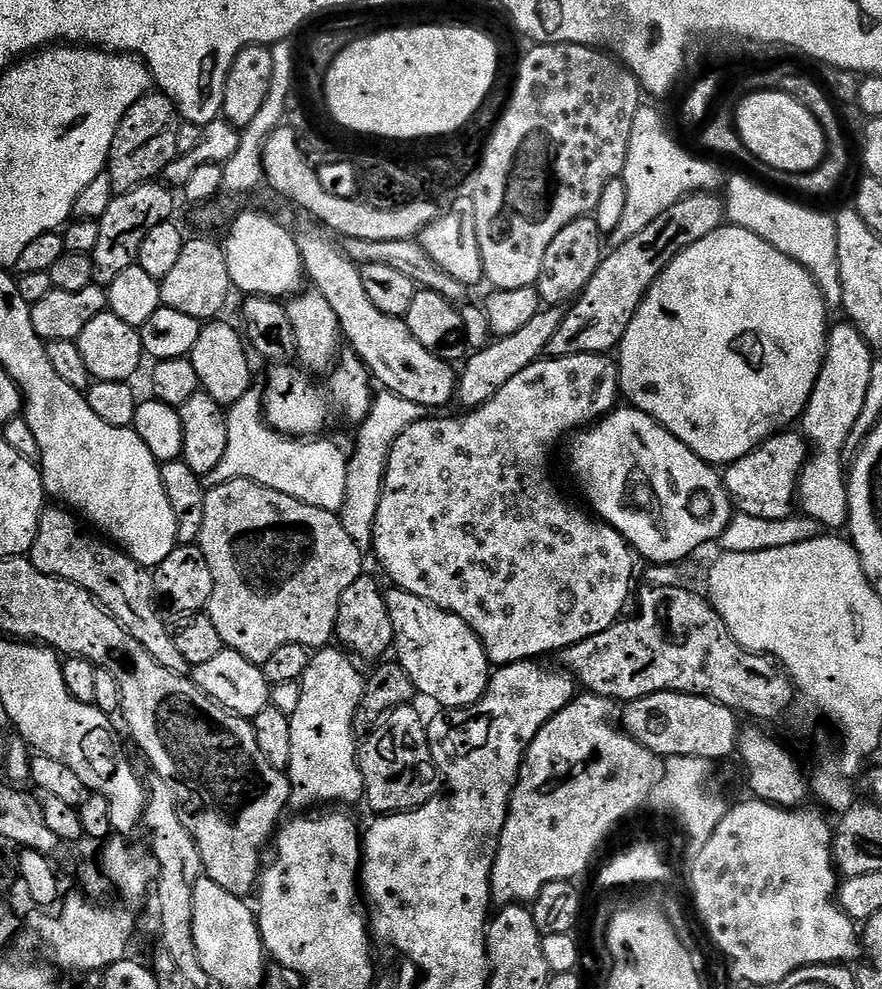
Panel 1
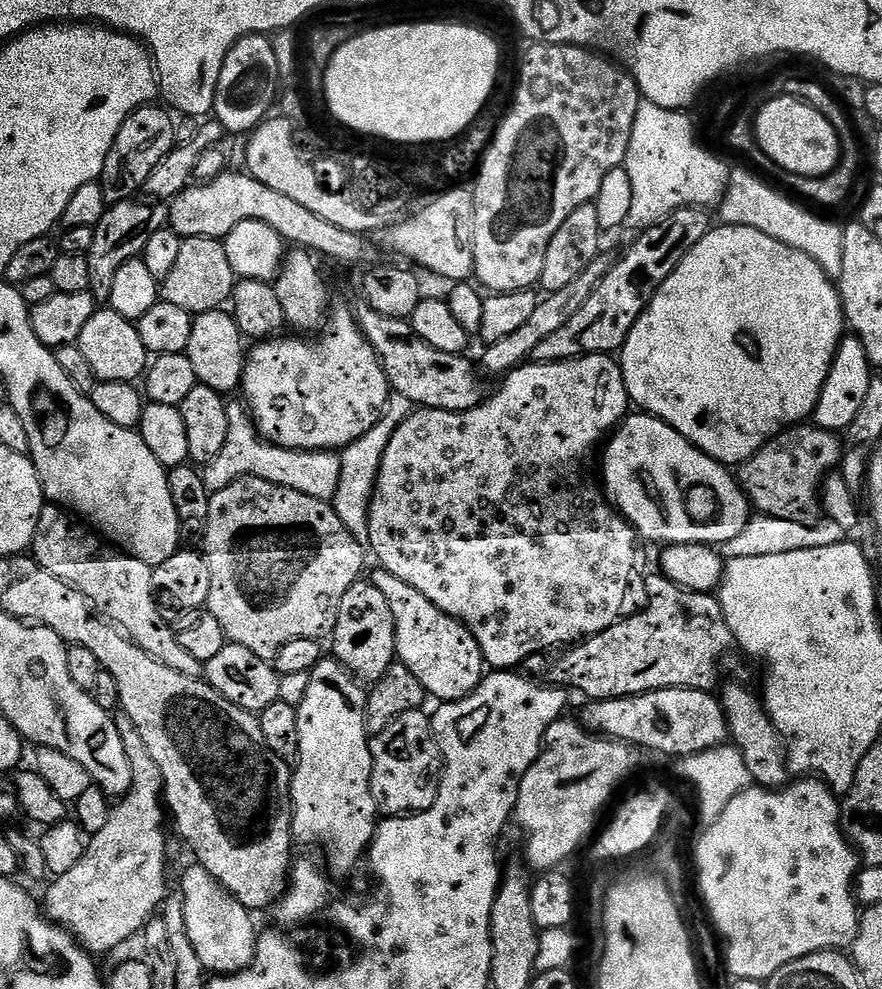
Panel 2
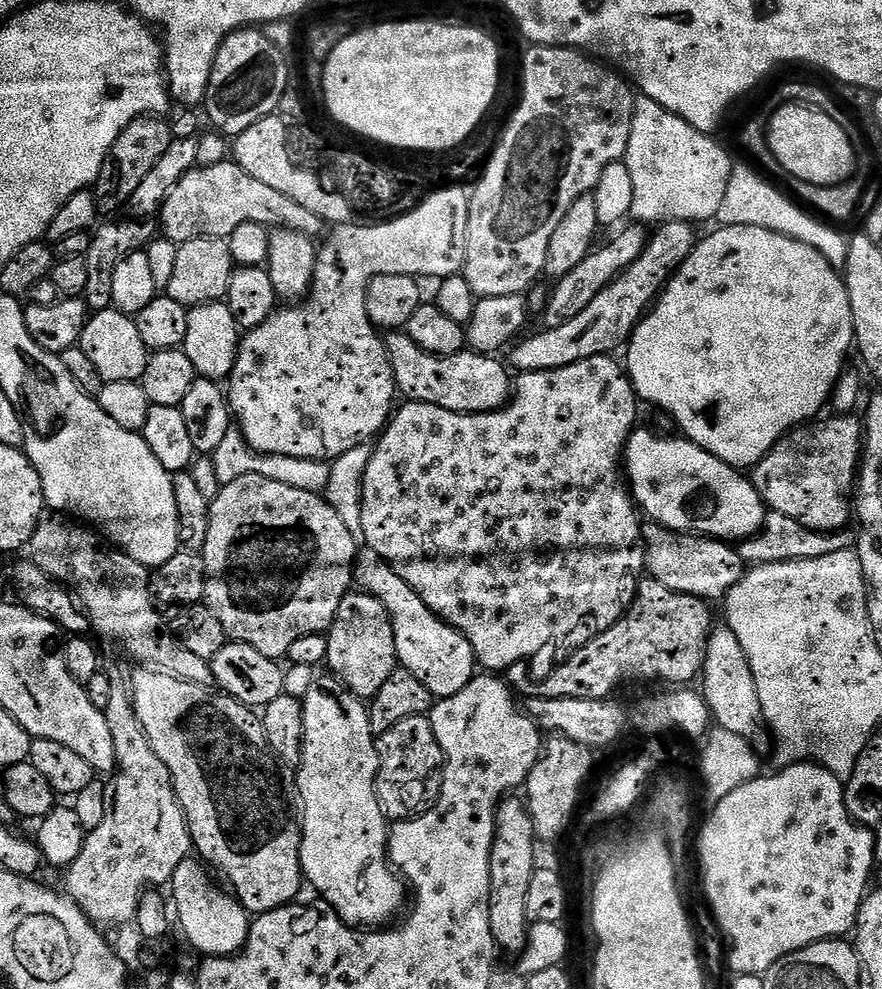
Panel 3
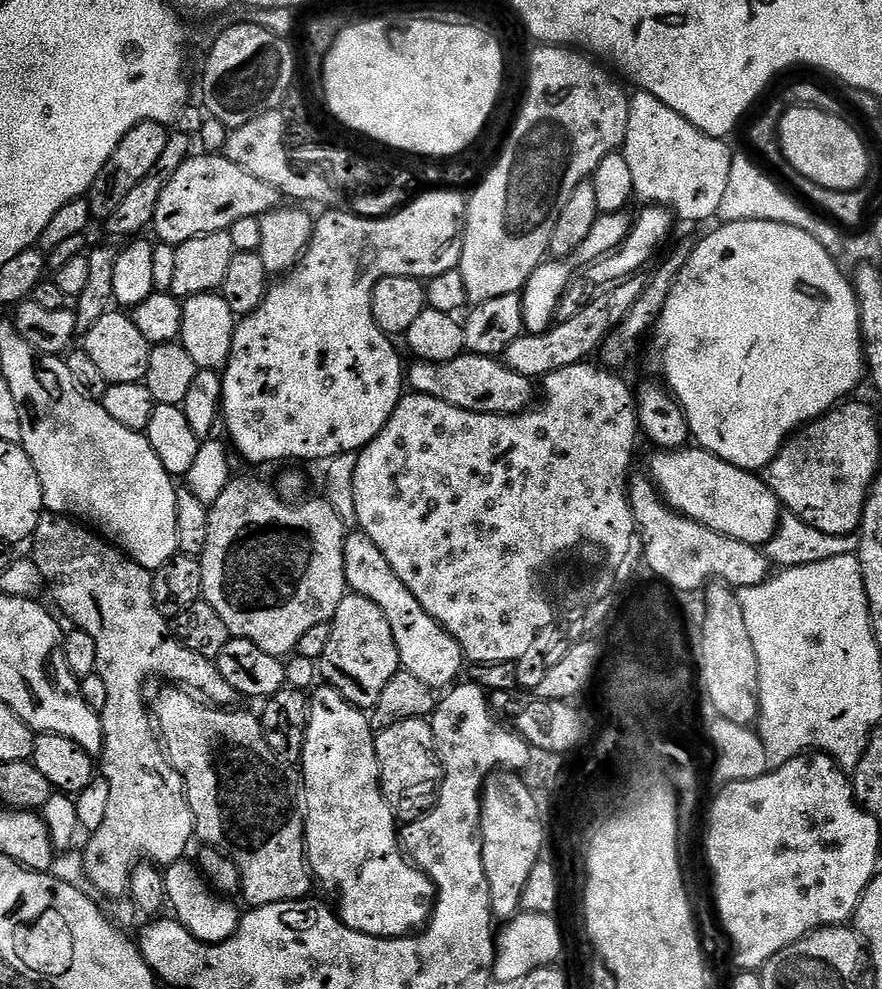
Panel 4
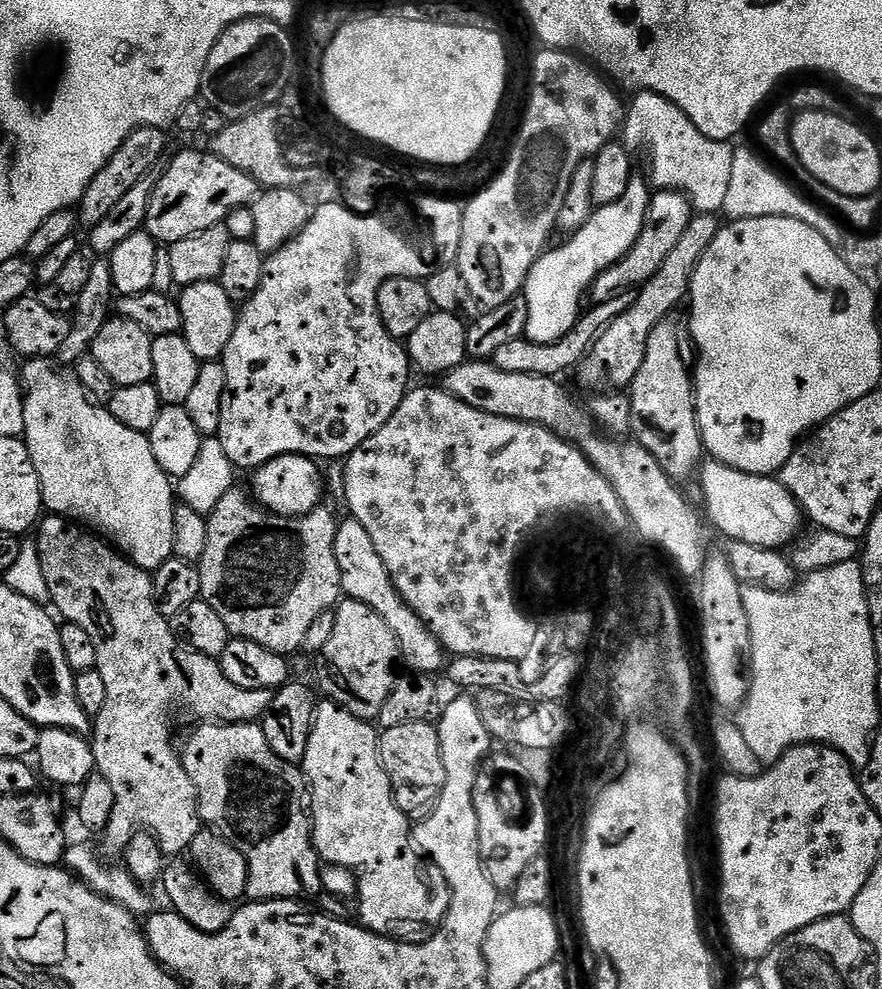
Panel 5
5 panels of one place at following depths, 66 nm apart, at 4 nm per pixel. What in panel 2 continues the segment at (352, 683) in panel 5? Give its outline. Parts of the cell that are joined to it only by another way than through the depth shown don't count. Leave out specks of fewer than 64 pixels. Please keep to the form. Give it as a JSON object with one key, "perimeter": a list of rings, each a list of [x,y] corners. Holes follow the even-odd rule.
{"perimeter":[[[367,579],[357,580],[350,590],[342,597],[342,606],[338,606],[338,622],[330,637],[332,643],[331,655],[340,661],[357,680],[375,682],[386,674],[386,670],[397,659],[396,627],[394,614],[386,603],[378,586]]]}

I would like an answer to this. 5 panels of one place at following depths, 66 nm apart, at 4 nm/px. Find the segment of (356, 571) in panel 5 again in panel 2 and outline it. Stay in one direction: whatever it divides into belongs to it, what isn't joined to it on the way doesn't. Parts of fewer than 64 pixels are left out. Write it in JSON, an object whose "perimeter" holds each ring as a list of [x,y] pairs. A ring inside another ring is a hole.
{"perimeter":[[[377,567],[375,571],[376,573],[370,576],[370,582],[374,586],[378,586],[379,592],[386,597],[386,603],[394,614],[396,654],[399,663],[408,667],[410,674],[414,674],[414,678],[418,678],[418,682],[422,682],[425,693],[431,699],[433,696],[436,702],[466,698],[479,686],[486,675],[484,655],[474,634],[470,634],[470,630],[461,620],[450,618],[445,612],[438,610],[438,606],[434,606],[434,602],[430,602],[430,598],[418,594],[418,590],[414,590],[414,586],[406,586],[406,582],[402,582],[402,578],[394,578],[394,574],[390,574],[385,568]]]}

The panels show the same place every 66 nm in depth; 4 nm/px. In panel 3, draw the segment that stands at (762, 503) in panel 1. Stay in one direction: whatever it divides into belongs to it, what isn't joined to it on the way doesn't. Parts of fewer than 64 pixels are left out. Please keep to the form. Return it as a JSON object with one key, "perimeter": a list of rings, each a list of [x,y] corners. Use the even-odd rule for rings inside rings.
{"perimeter":[[[832,414],[829,420],[817,419],[792,429],[751,469],[750,479],[764,500],[765,509],[784,514],[816,532],[847,529],[854,516],[853,496],[860,470],[862,424],[852,414]]]}

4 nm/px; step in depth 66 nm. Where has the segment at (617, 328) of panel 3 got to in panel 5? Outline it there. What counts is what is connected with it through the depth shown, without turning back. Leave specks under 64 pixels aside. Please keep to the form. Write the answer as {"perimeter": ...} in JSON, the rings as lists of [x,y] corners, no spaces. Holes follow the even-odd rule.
{"perimeter":[[[623,295],[601,304],[592,304],[589,312],[585,311],[570,332],[558,338],[558,342],[539,344],[533,340],[521,338],[509,342],[507,346],[501,346],[498,354],[492,356],[491,363],[495,364],[498,370],[504,370],[506,374],[542,374],[553,378],[563,377],[563,372],[571,373],[577,367],[601,333],[610,326],[610,322],[614,322],[614,318],[618,318],[627,310],[629,303],[629,297]]]}

